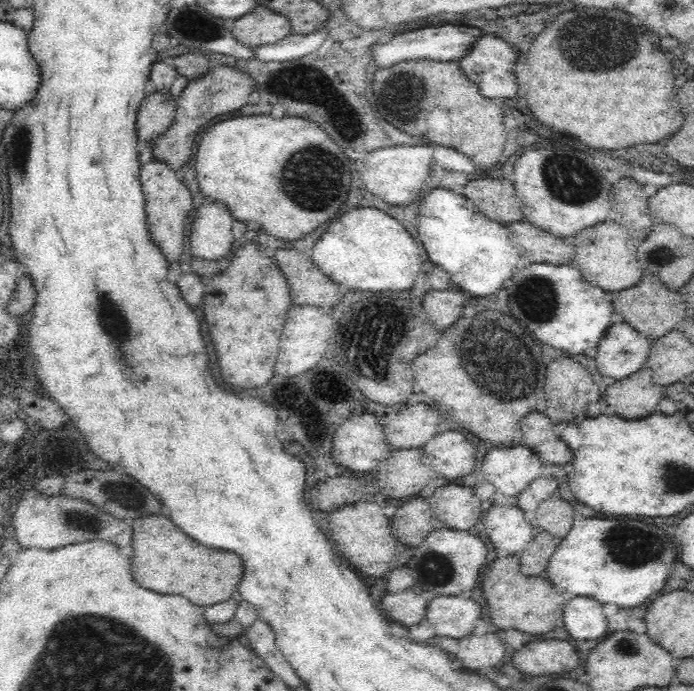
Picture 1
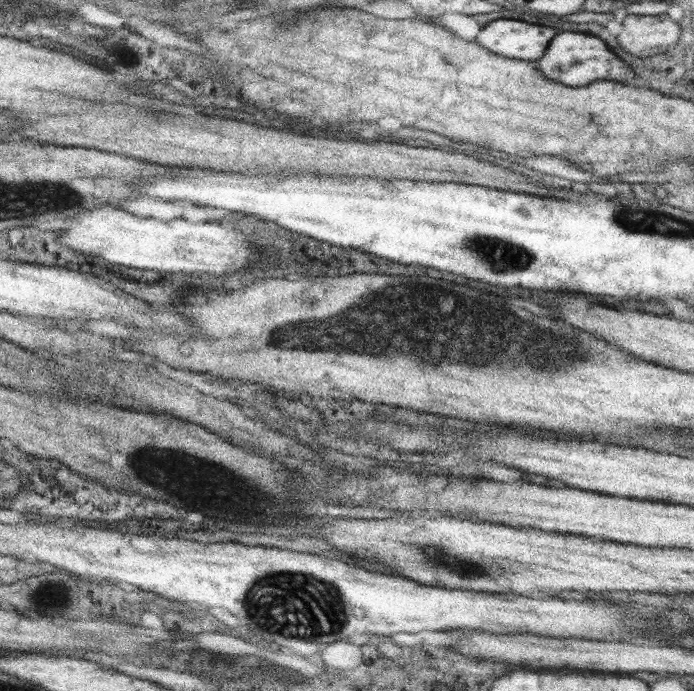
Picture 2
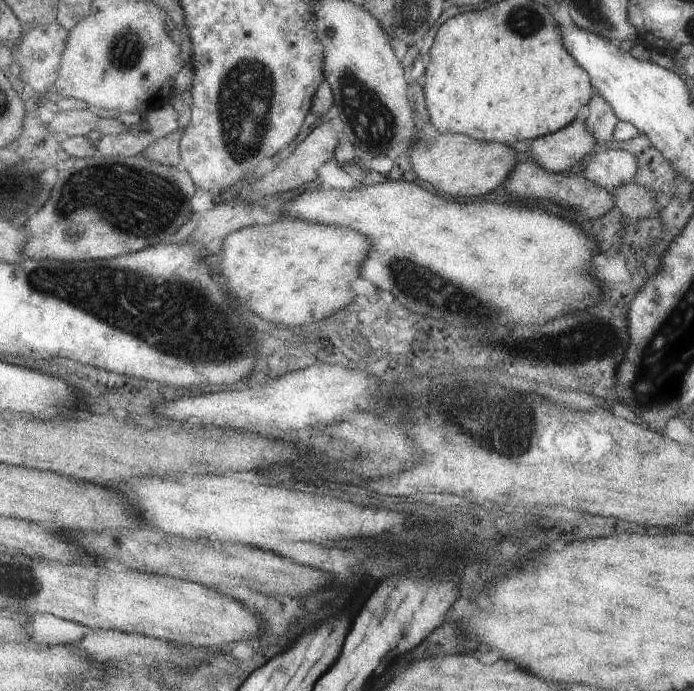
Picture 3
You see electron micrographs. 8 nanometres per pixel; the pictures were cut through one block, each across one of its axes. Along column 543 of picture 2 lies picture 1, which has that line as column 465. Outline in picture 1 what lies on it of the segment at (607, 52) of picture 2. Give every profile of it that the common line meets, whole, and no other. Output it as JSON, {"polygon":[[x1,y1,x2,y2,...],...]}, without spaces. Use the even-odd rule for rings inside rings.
{"polygon":[[484,33,474,42,470,52,462,56,460,69,468,78,478,85,482,96,500,101,503,98,514,98,519,92,518,75,514,73,514,64,518,61,518,53,504,39,490,33]]}

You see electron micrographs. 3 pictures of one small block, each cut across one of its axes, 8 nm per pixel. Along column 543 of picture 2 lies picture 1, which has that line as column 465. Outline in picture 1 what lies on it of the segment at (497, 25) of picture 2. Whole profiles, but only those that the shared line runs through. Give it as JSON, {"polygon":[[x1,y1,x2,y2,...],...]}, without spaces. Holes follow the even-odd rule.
{"polygon":[[442,24,442,26,428,26,428,28,418,28,412,32,398,34,396,38,387,43,376,44,370,48,370,56,380,68,391,67,393,64,401,63,405,60,430,59,434,61,458,61,470,48,474,46,482,34,480,28,468,28,468,26,456,26,456,24]]}

